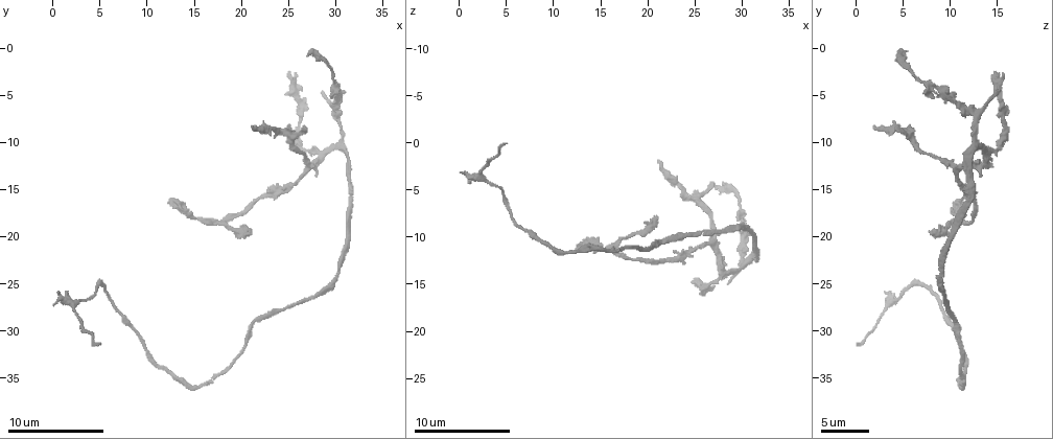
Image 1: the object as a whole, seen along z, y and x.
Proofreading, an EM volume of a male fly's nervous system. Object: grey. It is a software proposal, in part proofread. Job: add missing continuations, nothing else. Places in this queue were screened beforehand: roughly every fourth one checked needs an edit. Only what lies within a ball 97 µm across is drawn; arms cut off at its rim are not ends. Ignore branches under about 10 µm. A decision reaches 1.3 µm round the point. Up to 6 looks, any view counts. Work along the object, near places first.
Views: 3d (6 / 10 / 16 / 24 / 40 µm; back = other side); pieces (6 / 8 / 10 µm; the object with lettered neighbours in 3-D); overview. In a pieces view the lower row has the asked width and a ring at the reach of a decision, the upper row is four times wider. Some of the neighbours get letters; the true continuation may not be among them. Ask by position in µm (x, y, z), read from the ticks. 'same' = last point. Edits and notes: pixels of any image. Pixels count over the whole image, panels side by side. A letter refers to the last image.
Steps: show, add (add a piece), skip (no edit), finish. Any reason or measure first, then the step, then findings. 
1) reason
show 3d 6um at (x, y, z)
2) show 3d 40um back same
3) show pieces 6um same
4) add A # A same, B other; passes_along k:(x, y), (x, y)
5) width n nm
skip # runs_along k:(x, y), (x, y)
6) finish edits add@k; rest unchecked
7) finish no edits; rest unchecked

branch stops here
show pieces 6um at (28.8, 4.8, 14.8)

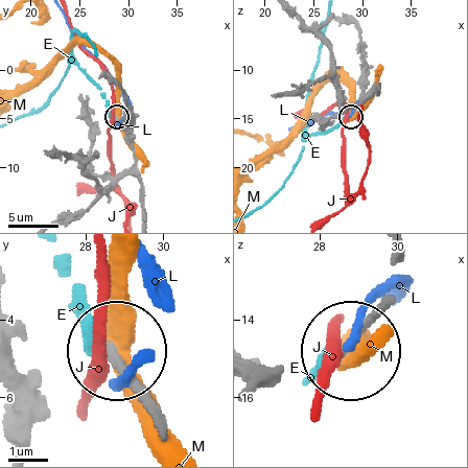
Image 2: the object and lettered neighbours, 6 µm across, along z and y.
skip # E other, J other, L other, M other; runs_along 2:(143, 214), (143, 185), (133, 144), (116, 118); no lettered piece goes on from it

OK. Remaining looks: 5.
an open end
show pieces 6um at (21.2, 8.4, 2.0)

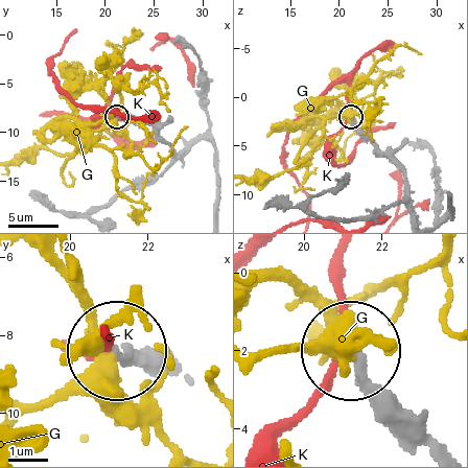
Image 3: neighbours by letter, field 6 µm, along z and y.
width 220 nm
skip # G other, K other; no lettered piece goes on from it

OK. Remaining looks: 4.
long arm stops here
show pieces 10um at (5.2, 31.6, 0.0)

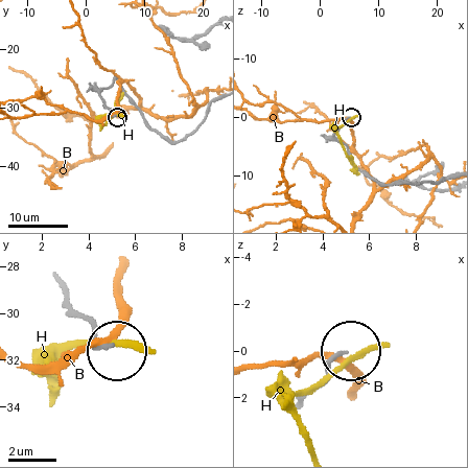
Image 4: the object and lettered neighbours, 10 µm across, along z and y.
width 160 nm
skip # B other, H other; none of them fits

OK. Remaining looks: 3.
finish no edits; rest unchecked

